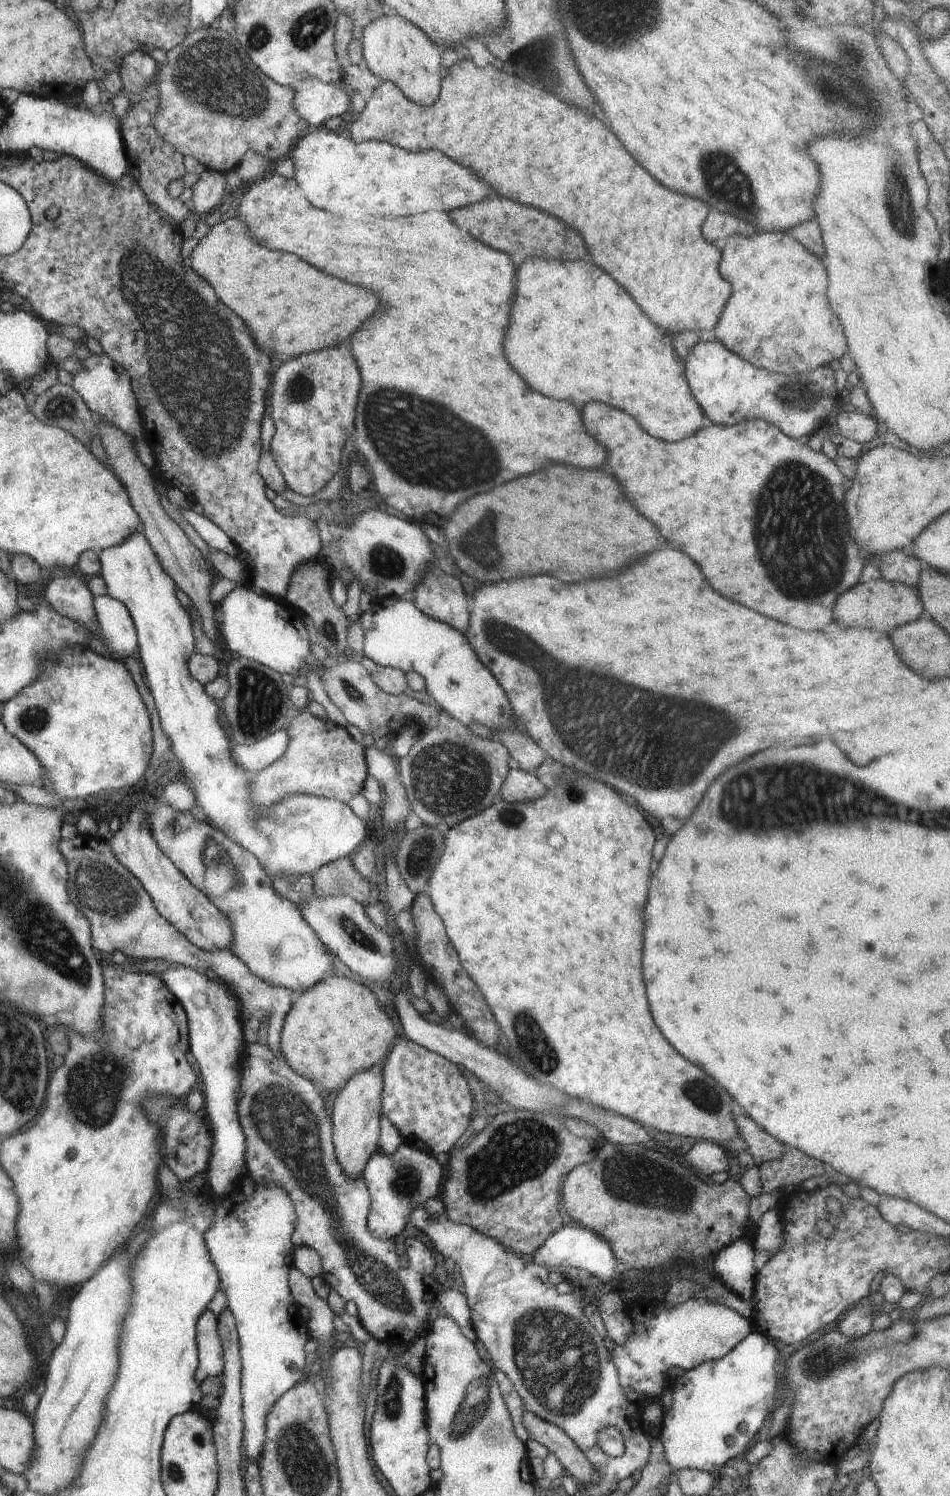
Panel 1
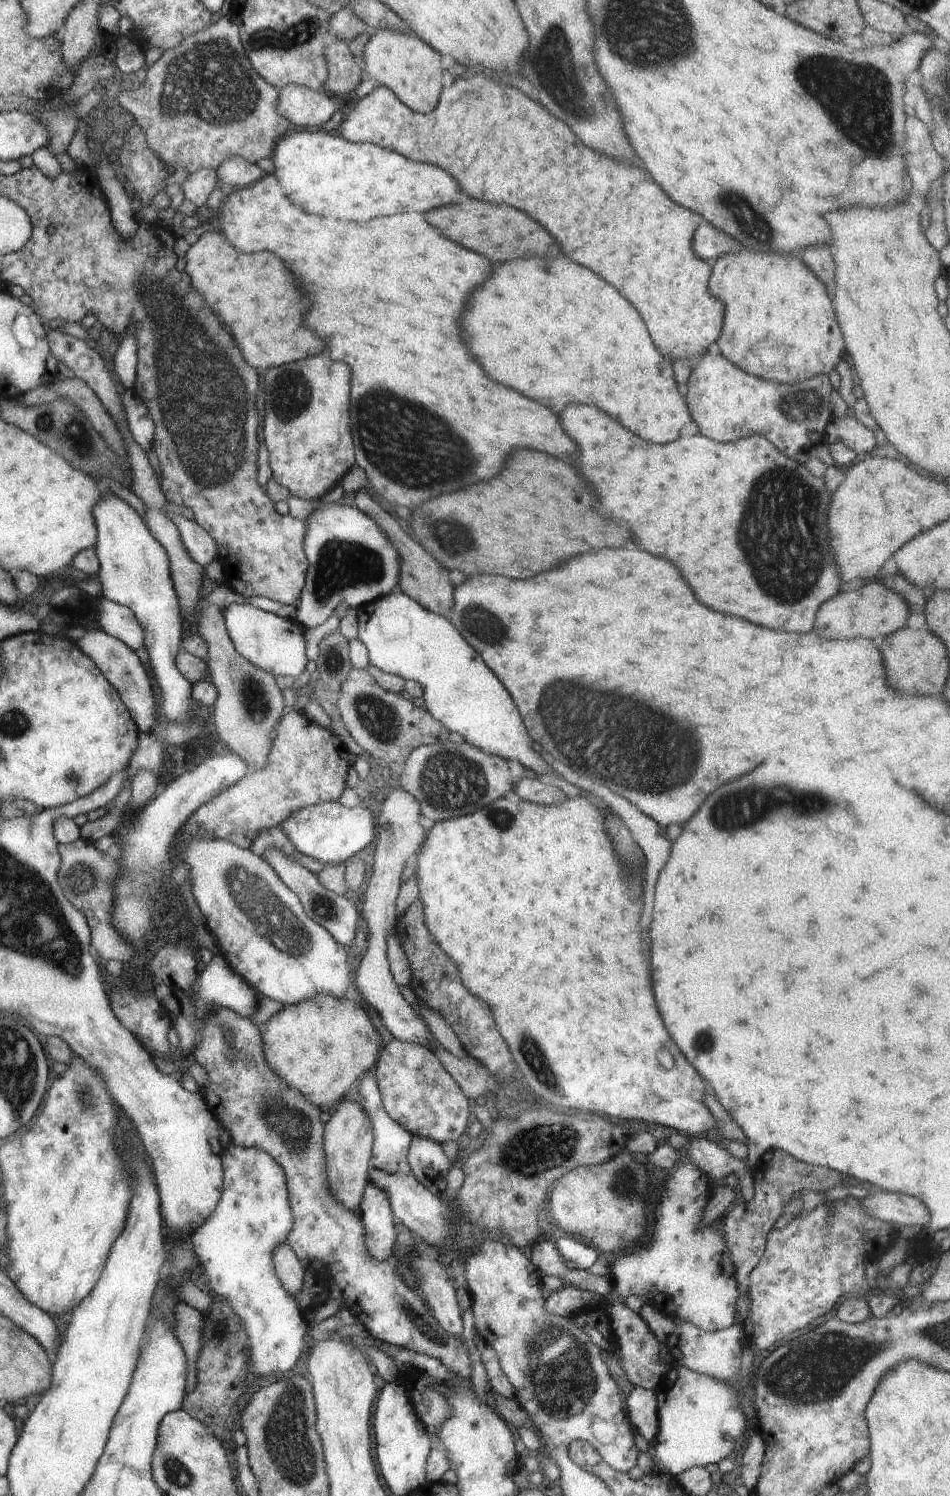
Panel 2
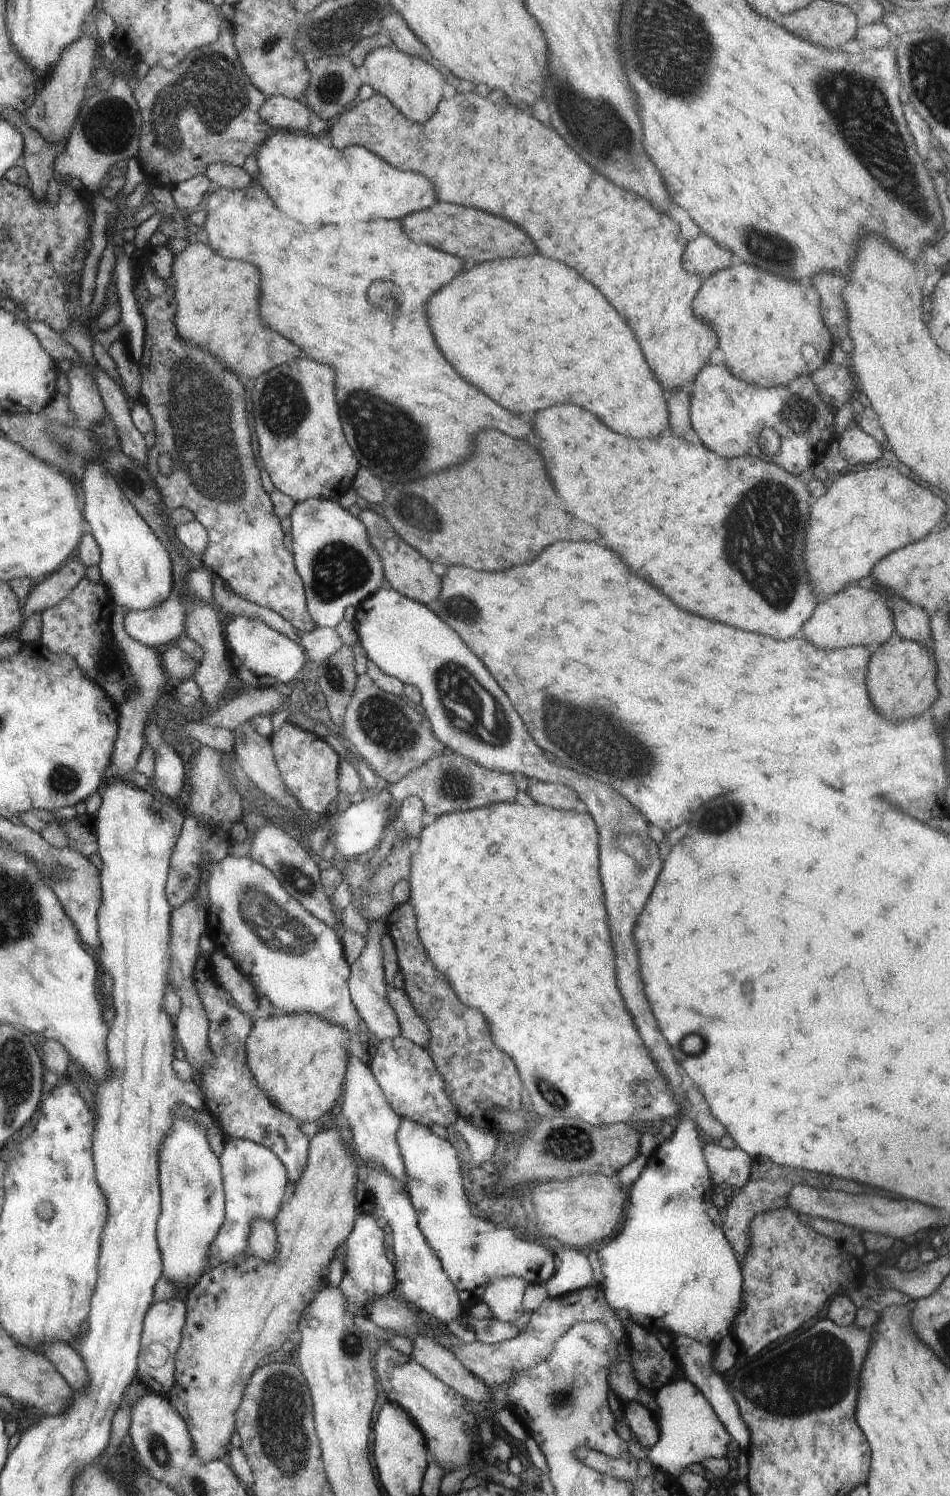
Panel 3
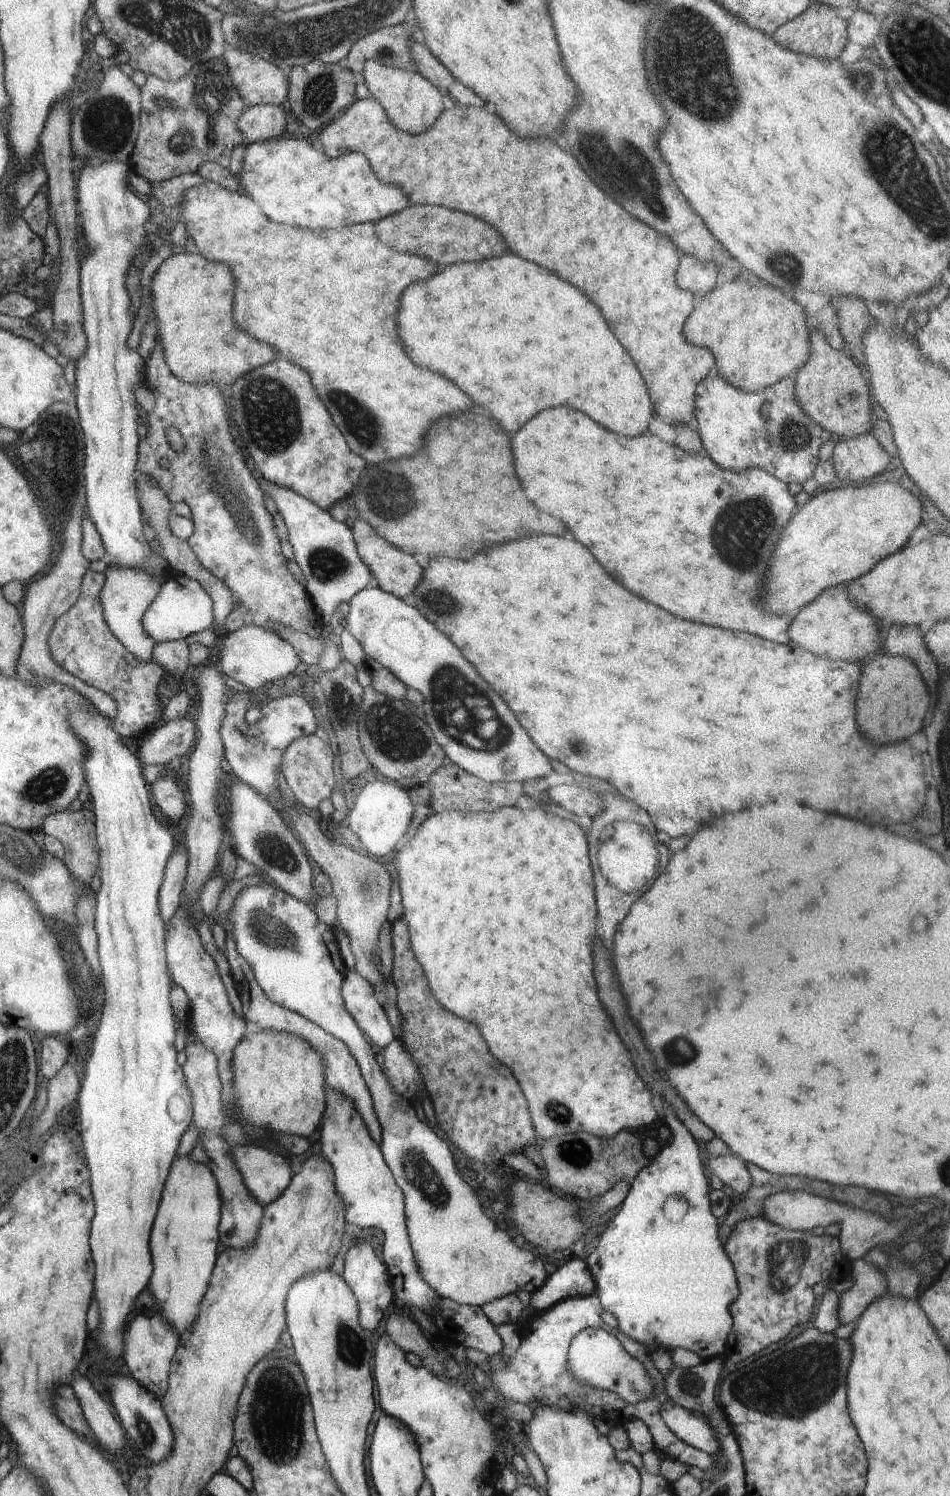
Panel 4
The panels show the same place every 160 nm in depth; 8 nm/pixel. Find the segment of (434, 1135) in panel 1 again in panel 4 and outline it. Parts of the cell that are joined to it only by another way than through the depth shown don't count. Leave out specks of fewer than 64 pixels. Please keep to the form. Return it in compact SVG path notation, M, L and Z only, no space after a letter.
M399 1039L384 1049L382 1068L393 1091L404 1098L414 1099L425 1088L415 1060Z

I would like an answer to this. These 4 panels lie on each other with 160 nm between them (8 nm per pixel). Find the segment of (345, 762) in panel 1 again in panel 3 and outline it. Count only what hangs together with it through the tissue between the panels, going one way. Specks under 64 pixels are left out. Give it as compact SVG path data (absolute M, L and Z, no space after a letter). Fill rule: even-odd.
M287 720L272 735L271 747L284 784L306 814L316 812L326 816L328 806L338 799L338 755L315 732L302 730ZM185 815L181 826L181 833L176 841L167 874L167 883L165 886L166 898L172 909L178 908L183 902L192 898L197 891L199 876L201 873L201 858L208 853L214 862L221 861L228 855L228 847L232 846L229 834L217 835L211 832L211 829L202 829L194 818Z

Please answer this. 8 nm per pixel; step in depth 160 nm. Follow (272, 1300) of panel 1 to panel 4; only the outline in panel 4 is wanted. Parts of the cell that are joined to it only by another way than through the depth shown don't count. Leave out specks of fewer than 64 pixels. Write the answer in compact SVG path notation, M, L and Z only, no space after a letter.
M260 1145L229 1148L247 1189L264 1206L278 1198L288 1187L298 1161Z

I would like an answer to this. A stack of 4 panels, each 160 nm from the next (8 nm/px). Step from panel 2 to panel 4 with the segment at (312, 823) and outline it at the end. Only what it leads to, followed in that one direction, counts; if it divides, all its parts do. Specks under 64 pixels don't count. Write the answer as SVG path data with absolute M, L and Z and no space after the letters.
M381 778L378 781L361 783L356 788L355 807L349 810L346 825L358 835L364 848L374 856L389 856L406 840L407 830L413 819L415 805L408 791L398 783Z

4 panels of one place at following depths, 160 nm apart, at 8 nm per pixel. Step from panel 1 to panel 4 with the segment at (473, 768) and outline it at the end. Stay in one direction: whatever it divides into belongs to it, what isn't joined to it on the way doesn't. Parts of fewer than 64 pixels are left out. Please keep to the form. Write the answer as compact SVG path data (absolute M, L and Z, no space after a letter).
M451 763L437 768L429 778L428 785L431 788L429 806L435 813L444 811L472 811L494 810L500 806L516 806L518 798L524 795L522 783L518 781L491 782L482 780L462 767Z

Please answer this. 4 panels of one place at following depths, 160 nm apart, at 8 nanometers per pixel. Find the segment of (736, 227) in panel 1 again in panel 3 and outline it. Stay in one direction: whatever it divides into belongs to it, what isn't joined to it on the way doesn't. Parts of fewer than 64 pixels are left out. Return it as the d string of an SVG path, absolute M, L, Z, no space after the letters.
M702 232L697 238L687 242L682 266L686 272L706 277L716 271L728 269L732 255L726 247L721 247Z

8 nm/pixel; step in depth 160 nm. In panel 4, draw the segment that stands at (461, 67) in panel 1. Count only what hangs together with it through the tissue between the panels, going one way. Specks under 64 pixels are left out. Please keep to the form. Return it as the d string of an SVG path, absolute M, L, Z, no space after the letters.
M374 98L369 99L356 99L348 108L342 112L334 121L329 125L326 125L319 131L320 142L322 142L322 148L324 148L324 154L328 158L338 158L342 156L346 150L348 152L360 152L360 154L366 154L366 158L370 160L370 166L374 168L374 174L386 182L386 184L394 184L394 186L400 186L402 192L408 196L410 204L438 204L438 206L446 206L446 208L452 208L452 210L460 210L460 212L466 212L466 214L472 214L480 220L484 220L486 224L494 226L506 246L522 256L524 260L530 260L538 266L544 266L546 270L550 272L556 272L560 274L566 282L574 284L576 288L580 288L596 306L600 306L600 312L604 314L606 322L608 322L608 328L612 330L612 334L620 340L620 344L628 350L628 354L634 358L634 364L638 366L638 370L642 372L644 380L646 380L646 386L648 386L648 392L650 392L650 400L656 408L654 416L660 418L662 422L670 424L670 426L678 426L678 424L686 424L692 420L694 416L694 390L696 390L696 384L700 380L704 380L712 366L714 366L714 360L712 360L712 354L708 350L702 350L702 348L694 348L690 346L684 336L682 336L682 324L687 321L687 318L693 313L696 307L696 297L690 292L680 289L676 286L675 274L679 265L680 252L670 242L670 239L665 235L661 235L659 232L654 232L652 228L644 226L642 222L638 222L636 218L632 218L620 204L616 204L612 198L608 198L584 172L582 168L578 166L578 162L566 154L564 150L560 150L556 144L552 144L550 140L520 140L516 138L508 128L506 124L496 116L496 114L490 114L486 112L484 108L478 108L473 106L462 106L456 103L455 107L450 110L442 111L442 114L437 118L438 124L434 124L428 132L424 134L411 135L406 131L402 132L398 127L395 127L386 116L386 111L382 108L382 105Z

